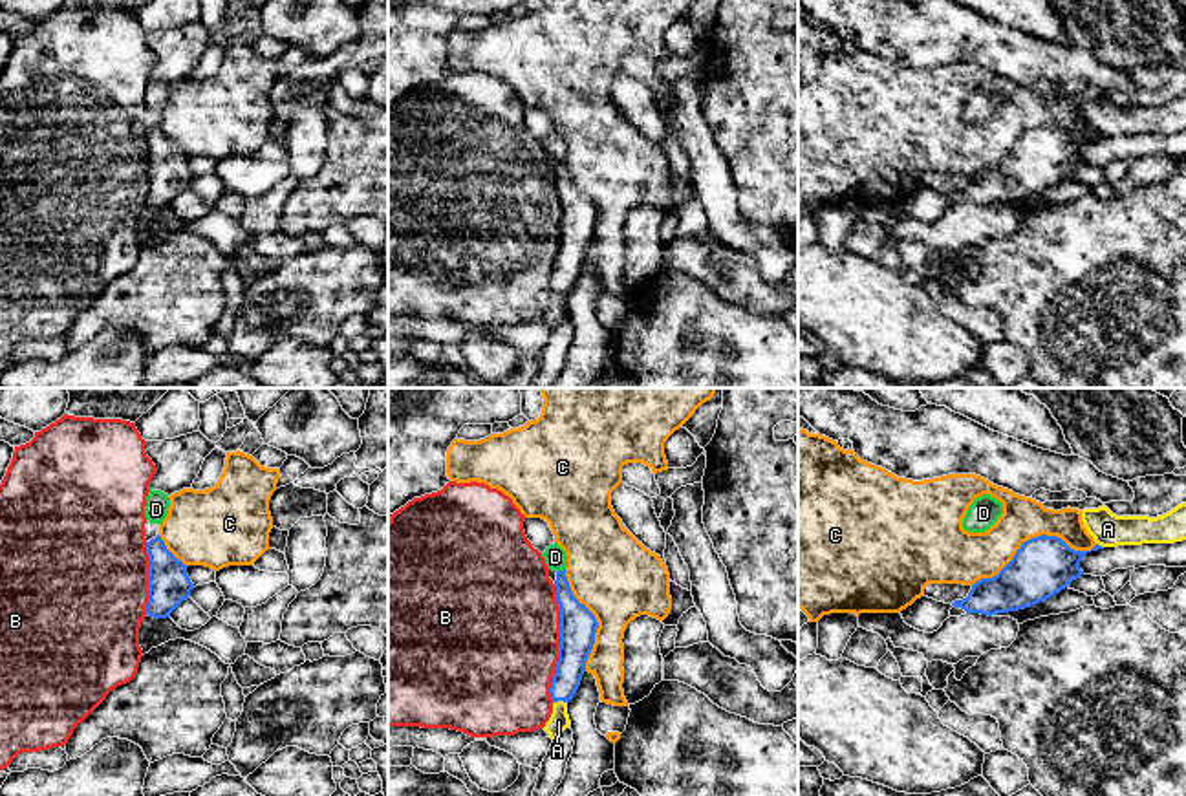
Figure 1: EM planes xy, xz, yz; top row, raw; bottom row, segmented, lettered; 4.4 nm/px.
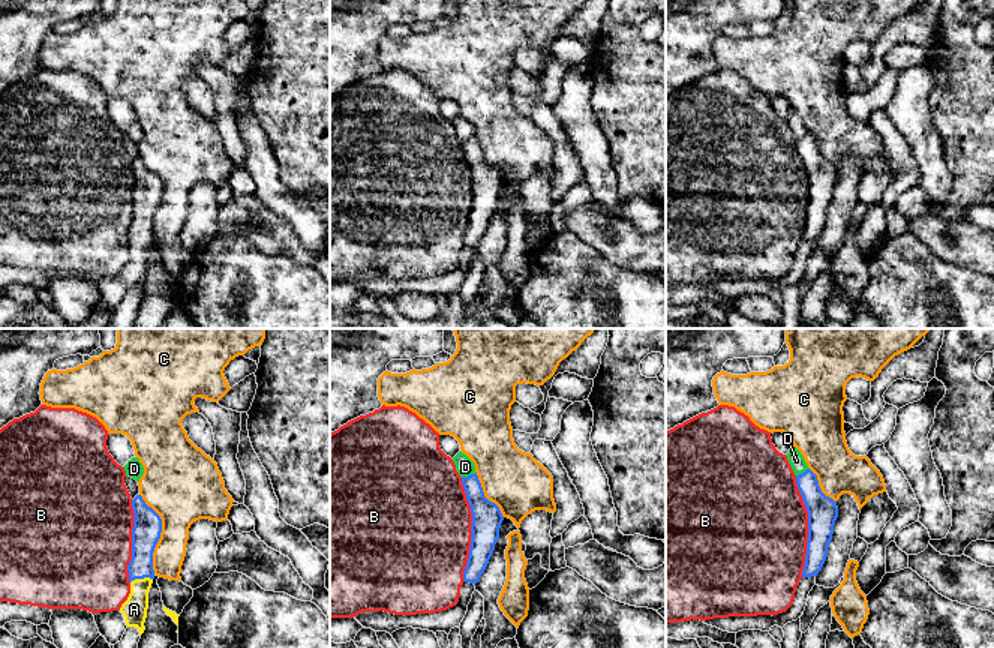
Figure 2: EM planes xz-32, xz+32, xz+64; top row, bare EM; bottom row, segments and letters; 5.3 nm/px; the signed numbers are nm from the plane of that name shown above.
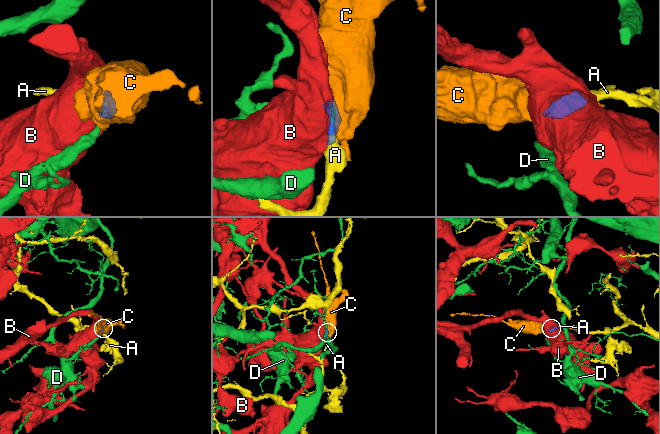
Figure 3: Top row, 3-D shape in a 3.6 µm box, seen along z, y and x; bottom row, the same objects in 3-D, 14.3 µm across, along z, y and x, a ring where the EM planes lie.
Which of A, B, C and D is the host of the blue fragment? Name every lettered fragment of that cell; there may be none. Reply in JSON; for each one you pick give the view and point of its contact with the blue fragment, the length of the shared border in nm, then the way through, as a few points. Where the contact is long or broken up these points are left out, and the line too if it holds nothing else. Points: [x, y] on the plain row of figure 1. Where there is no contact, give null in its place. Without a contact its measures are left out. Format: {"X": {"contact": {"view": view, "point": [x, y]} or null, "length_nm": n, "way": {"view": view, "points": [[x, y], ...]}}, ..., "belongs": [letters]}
{"A": {"contact": {"view": "xz", "point": [559, 290]}, "length_nm": 60, "way": {"view": "xz", "points": [[575, 236], [559, 290], [559, 311]]}}, "belongs": ["A"]}

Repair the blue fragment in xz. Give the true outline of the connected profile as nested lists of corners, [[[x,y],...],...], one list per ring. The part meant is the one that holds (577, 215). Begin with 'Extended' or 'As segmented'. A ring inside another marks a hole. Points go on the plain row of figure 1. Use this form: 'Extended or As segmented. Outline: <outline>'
Extended. Outline: [[[566,159],[556,161],[555,177],[560,198],[560,238],[549,278],[553,304],[544,317],[551,329],[556,329],[571,315],[567,293],[575,287],[580,276],[586,262],[586,251],[593,240],[598,218],[595,205],[575,188]]]

